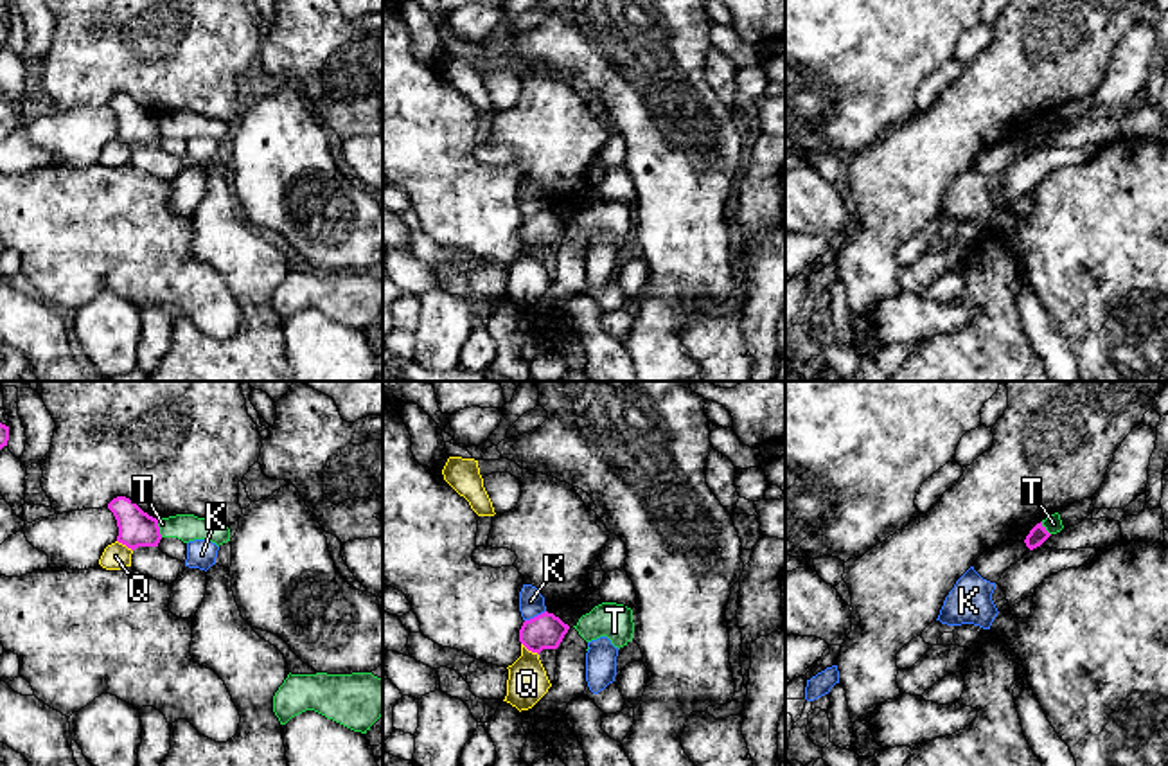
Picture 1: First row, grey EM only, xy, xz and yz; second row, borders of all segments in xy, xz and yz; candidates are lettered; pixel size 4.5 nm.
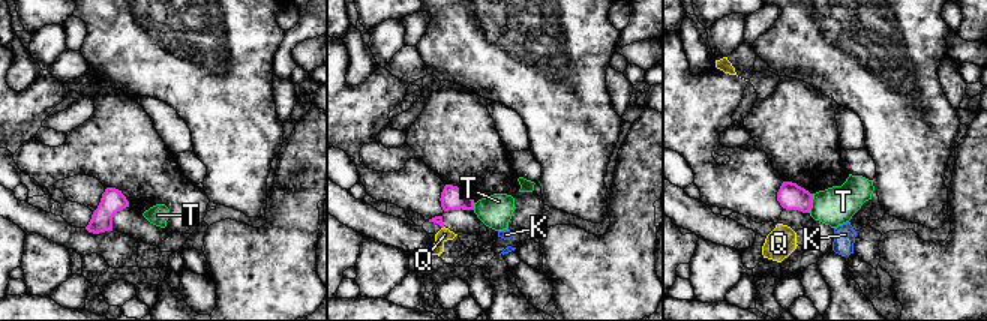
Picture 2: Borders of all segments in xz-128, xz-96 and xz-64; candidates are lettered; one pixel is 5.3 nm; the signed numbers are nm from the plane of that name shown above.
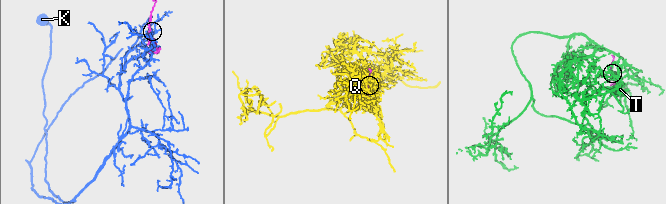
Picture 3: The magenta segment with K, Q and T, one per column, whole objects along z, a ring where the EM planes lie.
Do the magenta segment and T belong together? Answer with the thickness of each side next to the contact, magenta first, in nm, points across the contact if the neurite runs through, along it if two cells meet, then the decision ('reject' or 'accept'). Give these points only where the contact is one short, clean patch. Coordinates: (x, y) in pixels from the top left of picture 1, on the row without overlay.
160 nm thick on the magenta side, 130 nm on the other; border along xy (157, 117), (162, 133); reject

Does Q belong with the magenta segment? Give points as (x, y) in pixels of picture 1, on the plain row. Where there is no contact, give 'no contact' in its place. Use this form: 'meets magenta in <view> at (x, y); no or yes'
meets magenta in xz at (530, 247); no

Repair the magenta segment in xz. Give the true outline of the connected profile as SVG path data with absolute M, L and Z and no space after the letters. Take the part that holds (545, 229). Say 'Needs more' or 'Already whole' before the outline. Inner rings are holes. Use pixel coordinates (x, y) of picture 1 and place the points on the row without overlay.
Already whole. M541 210L530 218L525 218L519 227L519 239L532 250L541 250L543 246L557 246L568 230L570 223L564 221L553 210Z

